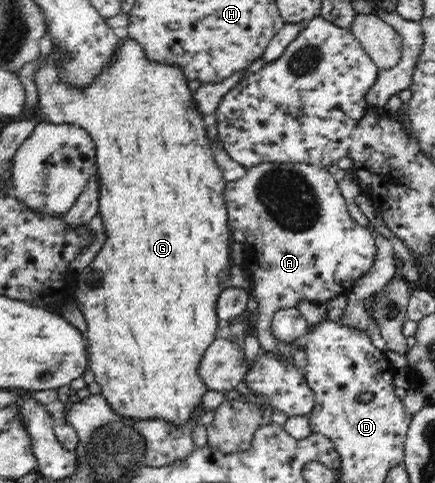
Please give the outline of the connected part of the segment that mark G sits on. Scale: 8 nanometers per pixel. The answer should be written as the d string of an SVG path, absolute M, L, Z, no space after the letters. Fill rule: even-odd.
M125 32L121 33L121 42L119 43L118 49L116 50L116 53L112 54L112 60L110 62L106 62L106 66L100 70L100 73L96 74L94 78L92 78L92 82L90 84L86 84L86 86L78 86L76 88L73 86L73 84L69 84L69 82L65 82L63 80L63 66L65 65L65 62L67 61L67 53L62 49L62 47L58 47L56 43L54 43L52 52L50 52L42 61L40 66L35 69L34 71L34 76L33 76L33 81L37 87L37 95L39 99L39 107L40 110L42 111L42 116L46 118L44 122L52 123L52 124L74 124L78 125L78 127L86 130L88 132L88 135L92 137L92 141L94 141L94 145L96 145L96 160L93 165L93 170L94 170L94 177L97 178L98 180L98 202L99 202L99 216L102 220L103 224L103 229L104 233L107 236L106 239L104 240L104 243L102 244L99 252L96 254L94 259L90 262L90 264L82 270L82 272L78 276L78 281L76 282L75 290L77 294L77 302L78 306L81 309L81 312L84 315L84 318L86 322L88 322L88 332L86 332L86 340L88 340L88 366L89 369L94 373L95 376L95 382L97 382L100 387L102 387L102 395L104 396L104 399L108 401L108 405L112 407L112 410L114 412L118 412L120 416L122 417L127 417L127 418L132 418L132 419L164 419L164 421L168 421L170 423L174 424L187 424L188 420L194 416L194 412L196 412L196 406L198 404L201 404L202 398L204 397L204 393L207 392L207 387L206 385L202 384L200 382L200 377L198 377L198 366L200 364L200 360L202 356L204 356L204 353L206 352L206 349L209 347L209 344L212 344L212 341L216 338L216 327L218 326L218 317L216 316L216 302L218 302L218 298L220 296L220 292L224 290L224 288L228 286L240 286L244 287L247 291L248 288L250 288L250 283L248 283L250 280L250 277L247 277L242 269L239 268L233 268L230 266L230 250L231 246L228 246L228 242L230 242L230 228L228 221L228 213L227 213L227 208L225 205L225 200L224 200L224 189L227 188L228 182L223 178L223 172L221 171L221 168L218 166L218 163L216 162L215 156L213 155L213 148L211 147L211 143L208 139L208 135L206 134L206 123L204 123L204 115L201 114L201 112L198 110L197 107L197 102L195 101L193 92L189 87L188 87L188 80L185 77L184 71L181 70L177 64L160 64L159 62L156 62L155 60L150 60L146 56L146 51L142 49L142 46L136 42L136 40L132 39L131 36L125 34Z

